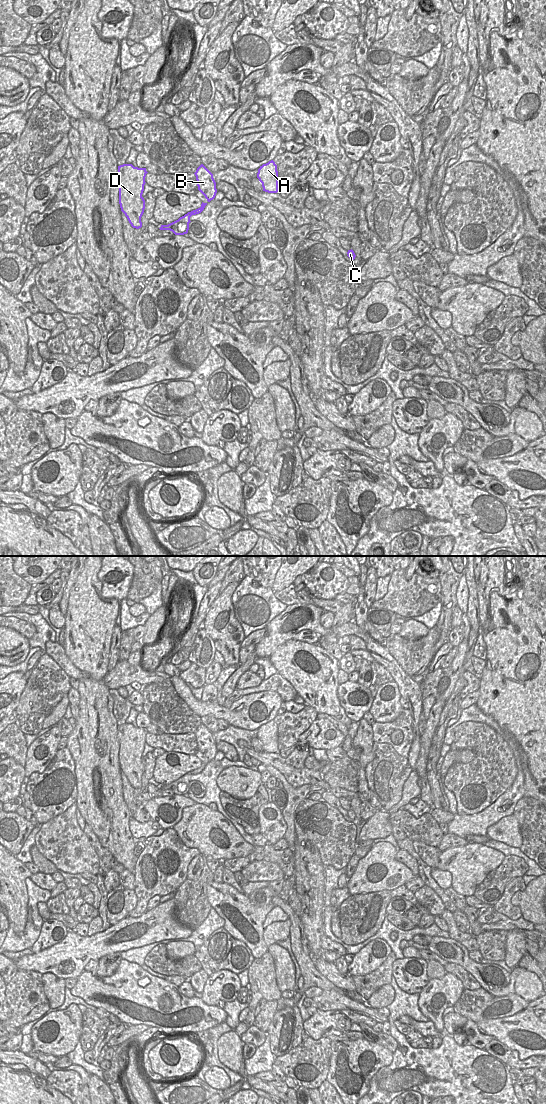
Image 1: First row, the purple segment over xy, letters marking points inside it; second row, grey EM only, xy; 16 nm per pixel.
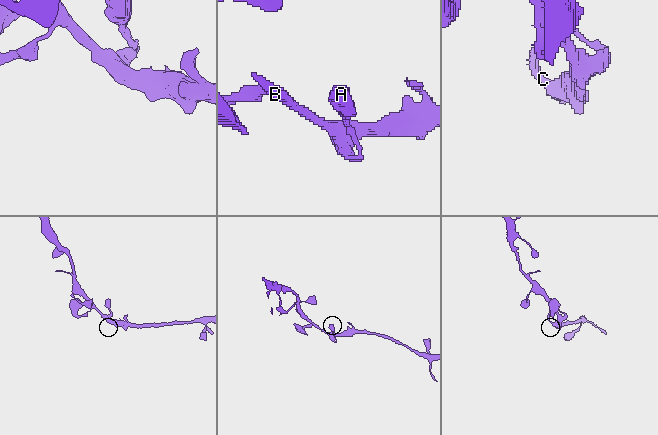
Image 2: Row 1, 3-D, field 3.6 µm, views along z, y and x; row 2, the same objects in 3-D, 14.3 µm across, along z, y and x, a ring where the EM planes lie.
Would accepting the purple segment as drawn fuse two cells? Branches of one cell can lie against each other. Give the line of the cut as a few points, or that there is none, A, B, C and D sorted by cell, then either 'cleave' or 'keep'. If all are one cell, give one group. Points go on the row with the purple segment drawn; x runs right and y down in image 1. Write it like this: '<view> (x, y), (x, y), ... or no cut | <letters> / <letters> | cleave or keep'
no cut | A B C D | keep

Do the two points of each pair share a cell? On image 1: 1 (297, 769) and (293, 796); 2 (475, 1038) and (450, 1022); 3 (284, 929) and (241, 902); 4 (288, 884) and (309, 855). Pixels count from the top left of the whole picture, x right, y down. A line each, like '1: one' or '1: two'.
1: two
2: one
3: two
4: two

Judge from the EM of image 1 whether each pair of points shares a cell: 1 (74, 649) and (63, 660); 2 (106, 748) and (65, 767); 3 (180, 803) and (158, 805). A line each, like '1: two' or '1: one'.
1: two
2: two
3: one

